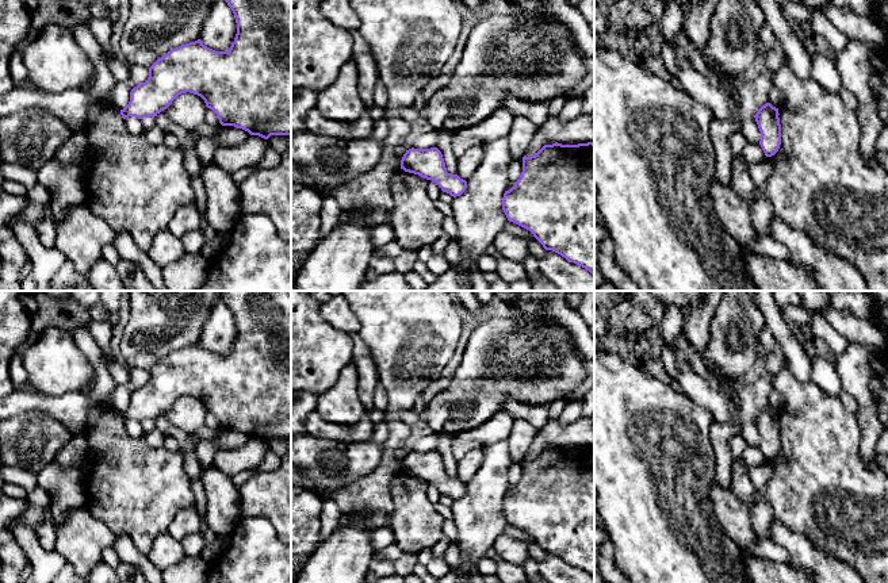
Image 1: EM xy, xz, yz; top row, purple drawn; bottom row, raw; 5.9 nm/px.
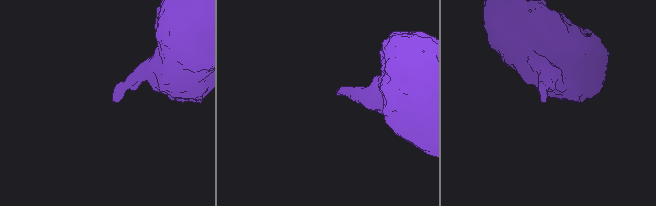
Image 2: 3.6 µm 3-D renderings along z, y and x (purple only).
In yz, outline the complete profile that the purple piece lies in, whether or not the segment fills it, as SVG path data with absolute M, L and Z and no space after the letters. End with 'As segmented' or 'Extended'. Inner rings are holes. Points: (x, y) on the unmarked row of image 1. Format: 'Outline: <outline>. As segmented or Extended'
Outline: M770 406L762 409L754 418L761 434L759 448L766 460L774 459L781 448L781 427L778 418L778 411L773 410Z. As segmented

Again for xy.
Outline: M219 291L231 311L237 337L227 354L215 354L200 342L168 354L149 371L149 380L130 395L129 407L120 413L123 422L157 419L181 396L200 399L222 429L234 429L268 442L271 438L291 438L291 291Z. As segmented

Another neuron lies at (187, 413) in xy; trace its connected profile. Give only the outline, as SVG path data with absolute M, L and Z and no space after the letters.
M185 395L179 398L165 414L172 426L192 433L204 426L206 406L200 399Z

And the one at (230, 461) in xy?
M250 438L240 448L218 450L214 457L214 465L225 475L233 477L242 471L259 467L267 449L267 442Z

